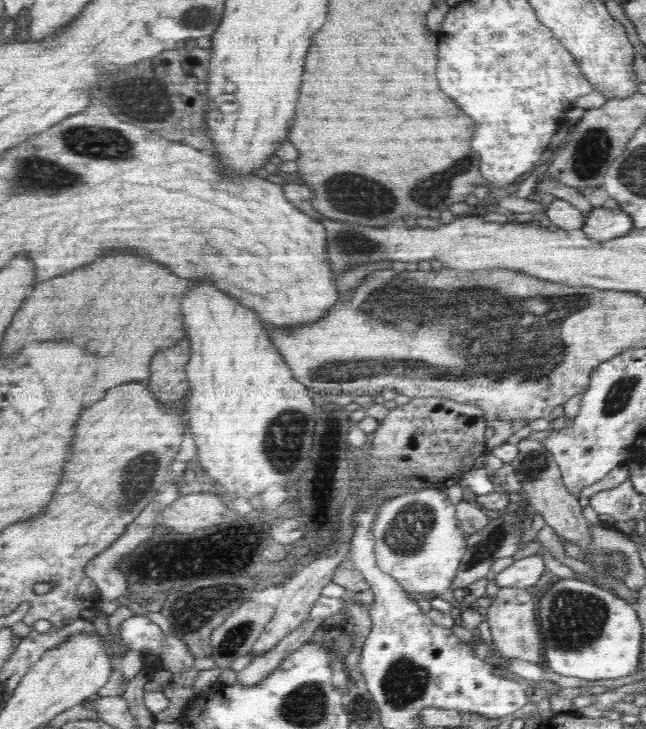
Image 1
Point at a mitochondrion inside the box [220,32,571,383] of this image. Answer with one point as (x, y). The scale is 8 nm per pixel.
(336, 192)

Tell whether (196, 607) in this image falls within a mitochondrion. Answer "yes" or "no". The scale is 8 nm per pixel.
yes

